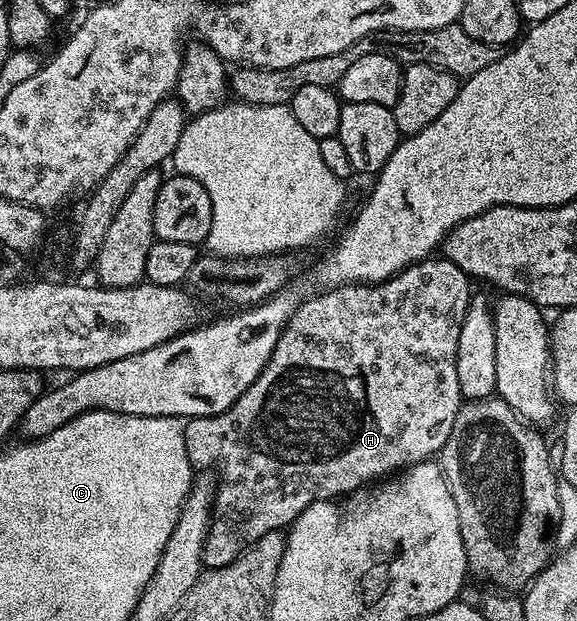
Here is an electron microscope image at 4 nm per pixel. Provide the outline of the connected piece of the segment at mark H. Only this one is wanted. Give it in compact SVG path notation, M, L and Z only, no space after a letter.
M441 255L418 261L377 285L341 285L338 289L319 292L319 297L303 300L289 323L282 329L280 339L256 383L236 399L228 411L211 417L191 417L184 425L184 445L188 447L188 459L198 471L213 471L216 477L214 507L210 519L210 530L204 543L202 564L206 569L219 569L232 563L250 546L259 544L270 534L285 530L313 501L341 499L347 493L355 493L379 479L389 478L399 471L429 461L441 454L448 435L452 435L452 423L464 404L460 391L460 379L456 379L456 343L460 343L460 327L468 311L472 296L471 278L467 277L456 263Z

